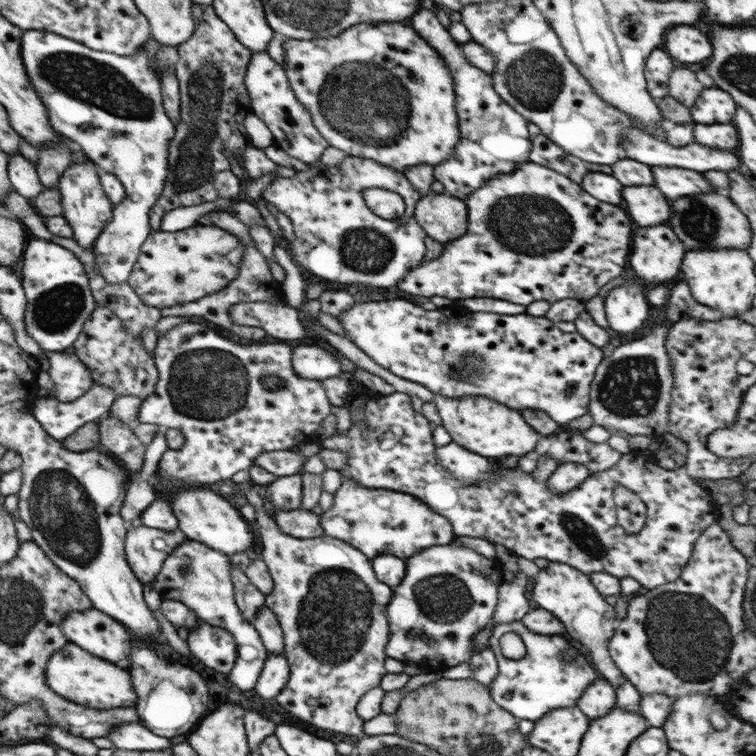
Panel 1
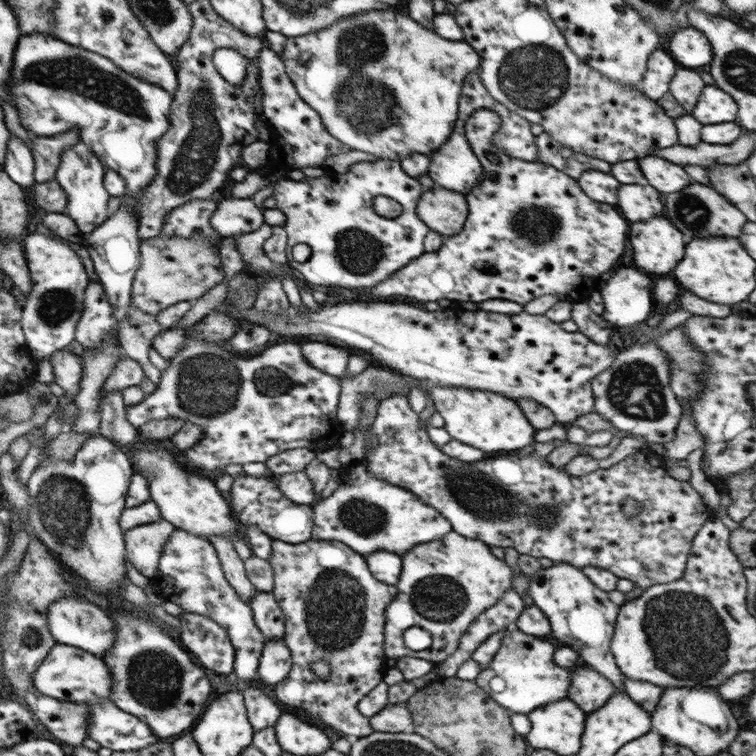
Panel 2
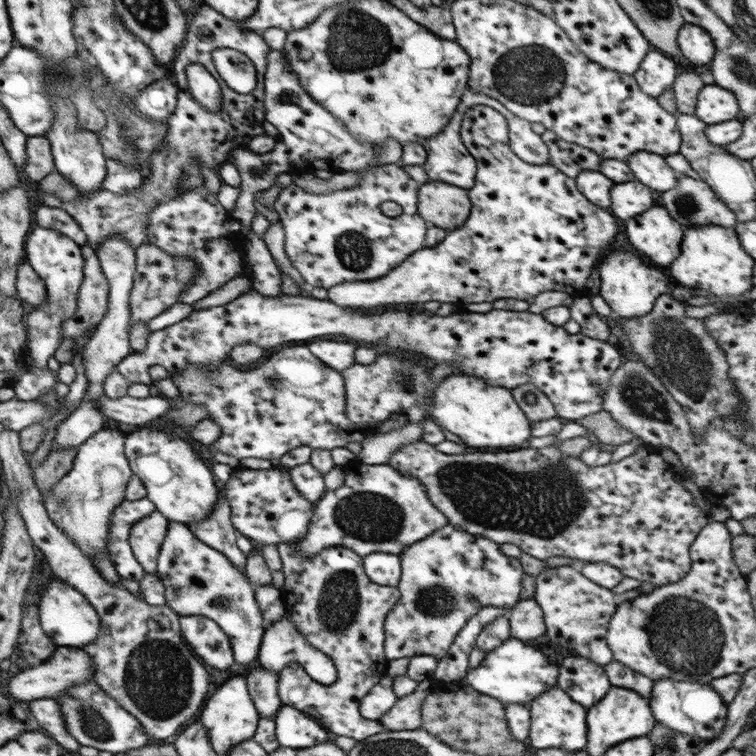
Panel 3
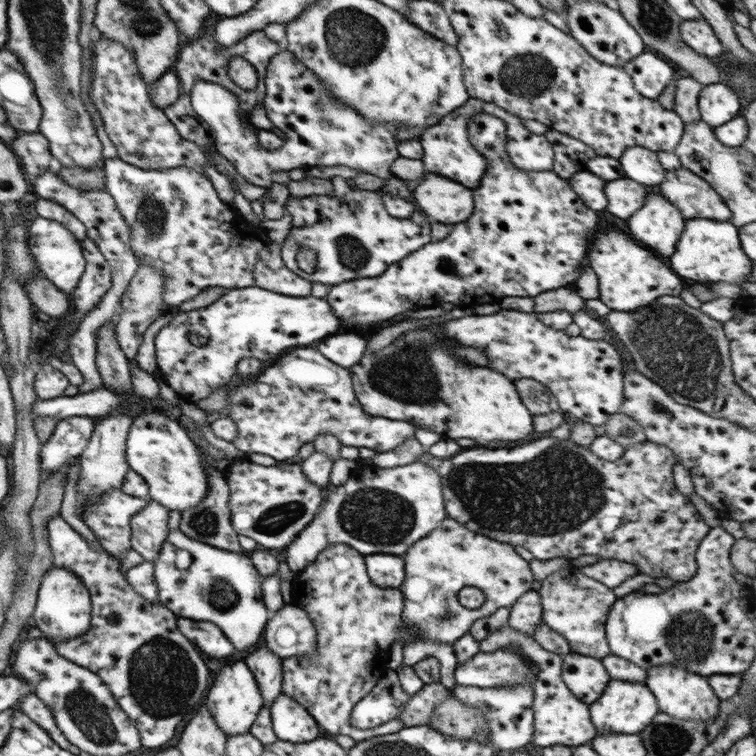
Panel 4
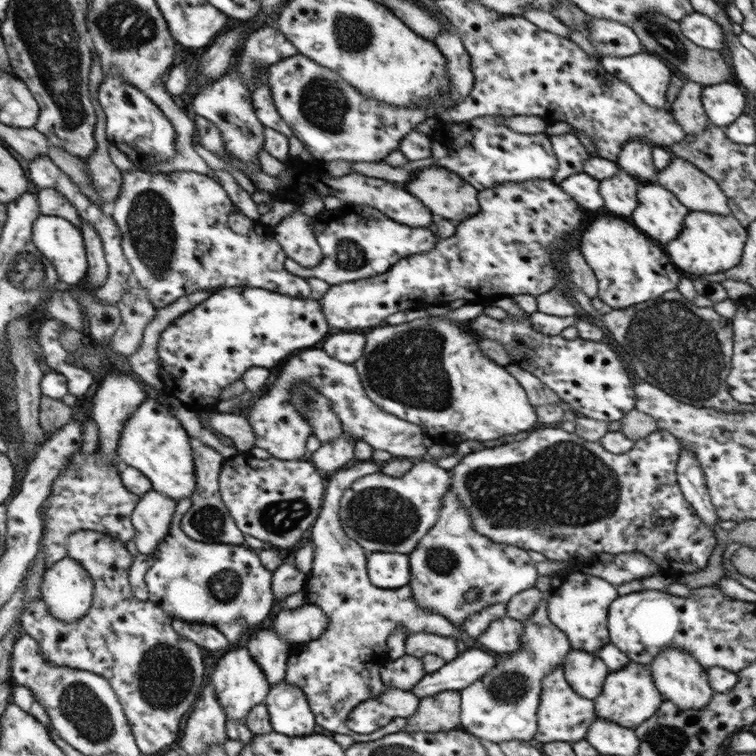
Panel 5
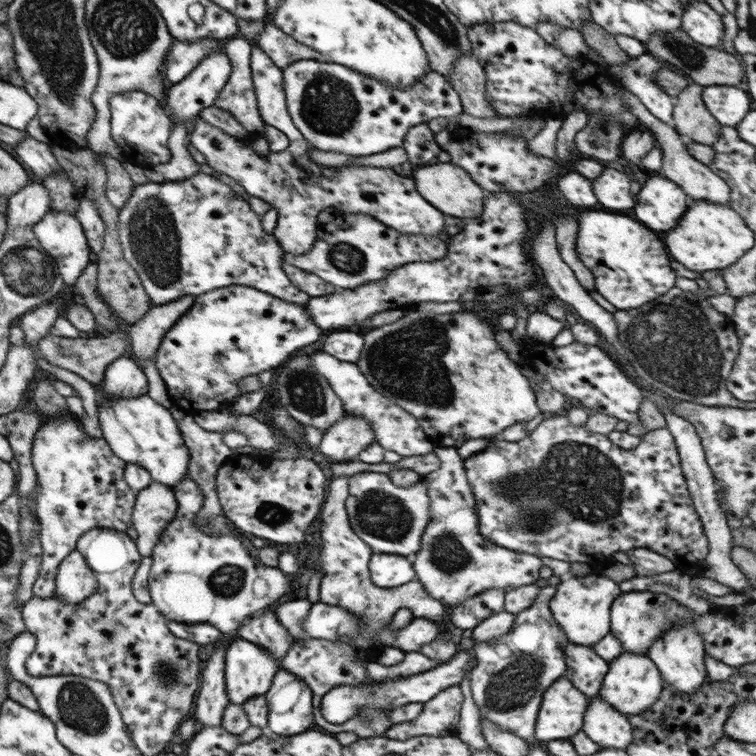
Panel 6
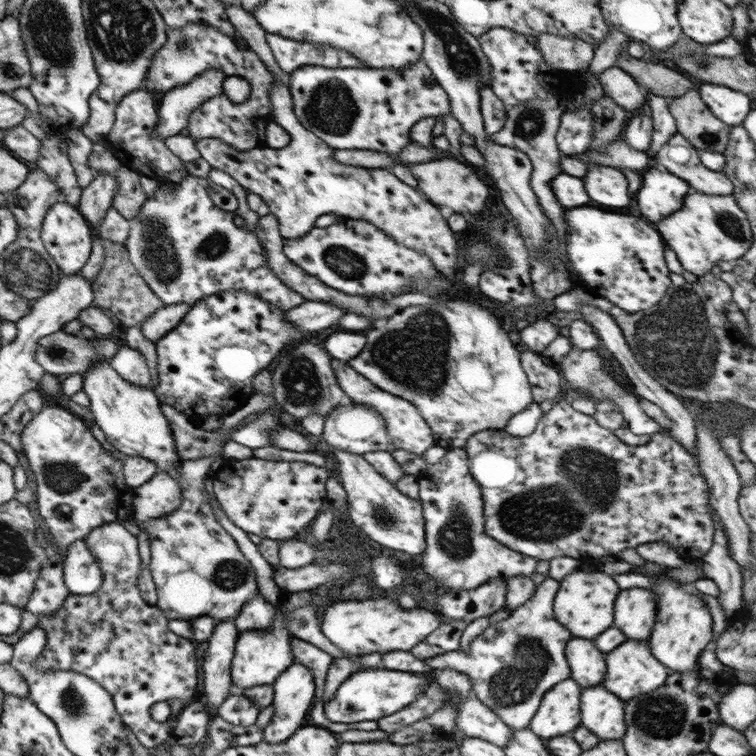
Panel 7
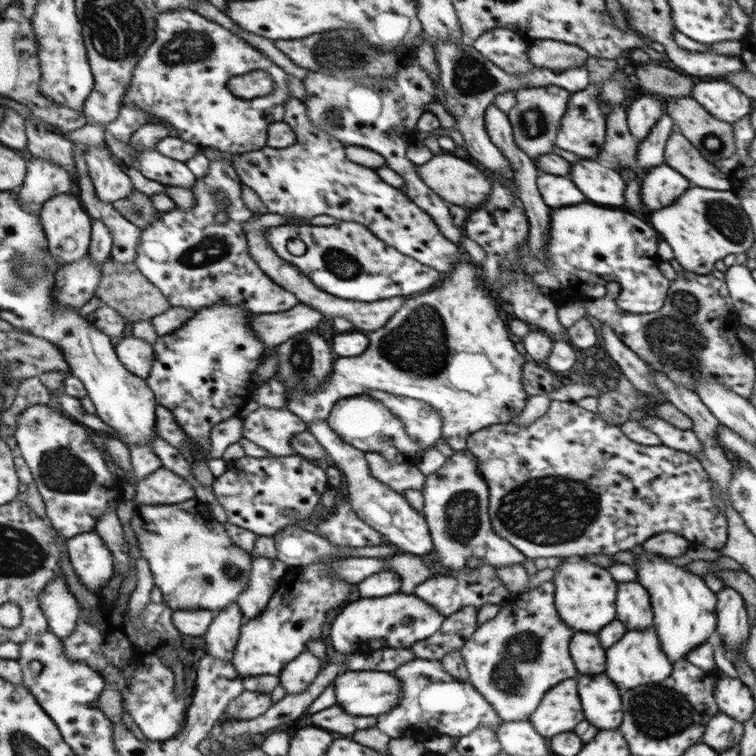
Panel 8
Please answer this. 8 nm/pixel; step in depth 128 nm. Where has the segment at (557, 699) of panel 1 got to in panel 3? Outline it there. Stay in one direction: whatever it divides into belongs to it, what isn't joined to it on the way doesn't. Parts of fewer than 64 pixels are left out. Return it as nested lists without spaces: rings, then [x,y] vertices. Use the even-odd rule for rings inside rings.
[[[510,636],[495,649],[485,653],[477,668],[466,672],[463,682],[472,690],[497,700],[503,706],[525,705],[531,703],[547,688],[555,686],[557,676],[557,665],[549,662],[540,650],[540,643],[525,642]]]

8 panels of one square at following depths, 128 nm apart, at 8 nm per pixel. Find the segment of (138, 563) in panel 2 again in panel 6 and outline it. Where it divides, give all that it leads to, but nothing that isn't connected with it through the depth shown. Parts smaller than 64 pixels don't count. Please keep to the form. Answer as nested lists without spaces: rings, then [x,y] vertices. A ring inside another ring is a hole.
[[[152,481],[136,491],[131,522],[137,532],[136,549],[142,557],[150,556],[159,535],[175,515],[176,508],[172,487]]]

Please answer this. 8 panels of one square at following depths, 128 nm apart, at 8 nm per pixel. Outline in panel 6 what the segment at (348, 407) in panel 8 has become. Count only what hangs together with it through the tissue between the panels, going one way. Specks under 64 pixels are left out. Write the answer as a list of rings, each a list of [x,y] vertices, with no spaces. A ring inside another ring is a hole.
[[[343,415],[322,433],[318,450],[331,462],[355,459],[357,454],[375,442],[375,435],[363,417]]]

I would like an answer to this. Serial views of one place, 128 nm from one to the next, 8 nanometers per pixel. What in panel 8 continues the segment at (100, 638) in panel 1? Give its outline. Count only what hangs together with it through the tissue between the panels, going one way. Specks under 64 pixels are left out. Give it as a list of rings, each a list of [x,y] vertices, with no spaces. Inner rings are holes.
[[[91,530],[66,539],[64,545],[80,584],[89,592],[101,590],[113,574],[113,557],[101,537]]]

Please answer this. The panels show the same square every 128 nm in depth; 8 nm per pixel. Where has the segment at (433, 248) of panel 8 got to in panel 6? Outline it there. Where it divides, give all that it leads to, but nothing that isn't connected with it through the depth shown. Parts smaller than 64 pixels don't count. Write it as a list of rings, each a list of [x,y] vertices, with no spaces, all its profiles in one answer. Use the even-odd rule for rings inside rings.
[[[255,44],[250,50],[249,68],[260,119],[263,124],[274,126],[288,138],[287,148],[279,152],[268,151],[264,156],[256,155],[246,147],[247,143],[237,142],[227,132],[203,122],[198,115],[193,118],[195,125],[188,142],[203,154],[207,166],[233,178],[249,197],[257,197],[277,211],[276,226],[271,236],[279,243],[283,253],[300,256],[309,251],[315,244],[319,212],[329,206],[341,210],[341,213],[369,216],[404,236],[441,236],[444,215],[416,192],[410,175],[398,175],[387,168],[353,165],[335,168],[313,162],[309,157],[309,143],[303,140],[303,135],[287,113],[281,69]]]

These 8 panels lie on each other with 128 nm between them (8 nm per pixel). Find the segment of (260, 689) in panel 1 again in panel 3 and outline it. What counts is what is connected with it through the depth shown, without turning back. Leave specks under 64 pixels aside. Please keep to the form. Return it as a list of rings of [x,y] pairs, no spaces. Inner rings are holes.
[[[287,612],[264,629],[256,659],[262,668],[277,674],[290,663],[297,663],[312,680],[320,684],[327,686],[336,680],[336,671],[332,660],[315,647],[311,647],[311,643],[307,643],[307,639],[297,631],[295,623],[291,621],[291,615]]]

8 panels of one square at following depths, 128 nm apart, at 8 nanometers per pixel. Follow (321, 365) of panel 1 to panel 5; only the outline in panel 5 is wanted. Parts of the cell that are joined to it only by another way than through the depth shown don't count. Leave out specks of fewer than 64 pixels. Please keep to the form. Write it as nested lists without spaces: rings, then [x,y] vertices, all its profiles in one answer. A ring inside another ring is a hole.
[[[339,332],[325,338],[321,344],[327,356],[345,364],[353,364],[361,356],[363,350],[363,336],[353,332]]]

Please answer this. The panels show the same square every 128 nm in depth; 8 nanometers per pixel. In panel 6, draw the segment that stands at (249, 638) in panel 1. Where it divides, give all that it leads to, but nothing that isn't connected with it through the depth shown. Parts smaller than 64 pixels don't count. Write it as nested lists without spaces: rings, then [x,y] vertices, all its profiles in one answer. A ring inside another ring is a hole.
[[[185,475],[179,483],[175,483],[173,489],[177,501],[175,515],[159,535],[150,554],[152,563],[147,576],[150,603],[167,621],[189,624],[211,623],[221,634],[235,633],[241,622],[256,612],[268,608],[285,592],[290,592],[293,584],[298,583],[296,579],[301,576],[285,575],[277,568],[263,566],[257,557],[251,558],[243,548],[240,539],[231,534],[221,533],[221,535],[211,536],[195,529],[193,516],[203,504],[203,495],[197,488],[197,483]]]

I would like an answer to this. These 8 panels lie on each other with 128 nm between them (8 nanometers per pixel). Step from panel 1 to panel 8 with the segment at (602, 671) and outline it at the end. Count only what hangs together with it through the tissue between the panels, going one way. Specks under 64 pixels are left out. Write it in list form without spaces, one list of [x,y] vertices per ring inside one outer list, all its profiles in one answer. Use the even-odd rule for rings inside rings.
[[[583,557],[569,558],[557,565],[551,582],[554,607],[559,618],[574,631],[596,633],[615,620],[615,590],[617,584],[608,569],[591,564]]]

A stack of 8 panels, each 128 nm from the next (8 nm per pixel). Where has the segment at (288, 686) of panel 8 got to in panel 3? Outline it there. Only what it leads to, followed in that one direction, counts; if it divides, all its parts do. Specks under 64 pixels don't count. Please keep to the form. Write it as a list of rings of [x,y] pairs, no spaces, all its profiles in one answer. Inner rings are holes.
[[[281,706],[273,717],[274,736],[279,746],[311,748],[327,741],[327,732],[312,718],[291,706]]]

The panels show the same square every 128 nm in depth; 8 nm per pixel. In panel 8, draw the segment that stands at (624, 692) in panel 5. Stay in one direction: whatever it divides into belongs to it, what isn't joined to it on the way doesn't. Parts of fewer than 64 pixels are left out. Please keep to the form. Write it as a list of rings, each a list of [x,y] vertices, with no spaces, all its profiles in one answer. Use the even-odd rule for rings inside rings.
[[[652,626],[645,629],[626,630],[623,636],[619,637],[619,640],[616,640],[609,648],[604,649],[604,653],[604,673],[619,690],[621,688],[630,690],[641,684],[660,682],[671,674],[672,663],[663,655],[663,651],[659,647],[657,633]]]

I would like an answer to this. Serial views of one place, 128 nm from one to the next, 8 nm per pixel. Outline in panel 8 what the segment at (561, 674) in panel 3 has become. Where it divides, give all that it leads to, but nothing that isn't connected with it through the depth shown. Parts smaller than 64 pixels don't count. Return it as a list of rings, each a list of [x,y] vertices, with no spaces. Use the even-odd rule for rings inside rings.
[[[574,631],[568,646],[579,676],[604,672],[605,653],[596,633]]]

